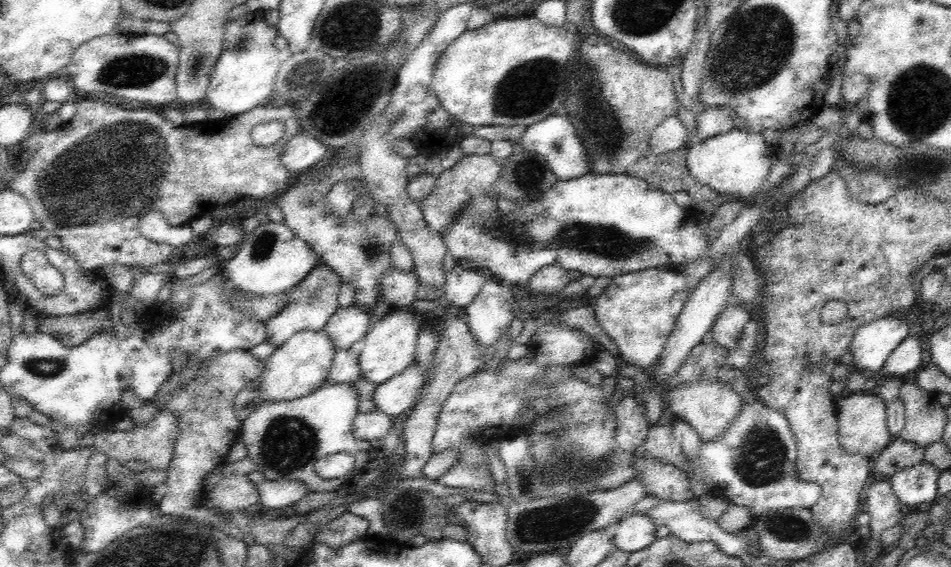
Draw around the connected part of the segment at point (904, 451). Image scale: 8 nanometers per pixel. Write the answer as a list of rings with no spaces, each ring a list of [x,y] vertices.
[[[895,438],[893,442],[872,459],[870,467],[874,472],[888,476],[896,471],[924,461],[924,447]]]

